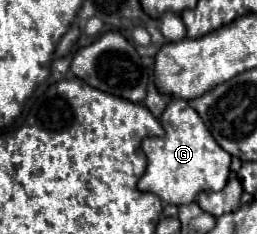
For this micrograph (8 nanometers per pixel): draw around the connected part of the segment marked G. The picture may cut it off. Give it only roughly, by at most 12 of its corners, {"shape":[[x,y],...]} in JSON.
{"shape":[[187,100],[143,140],[139,190],[181,206],[221,190],[231,156]]}

